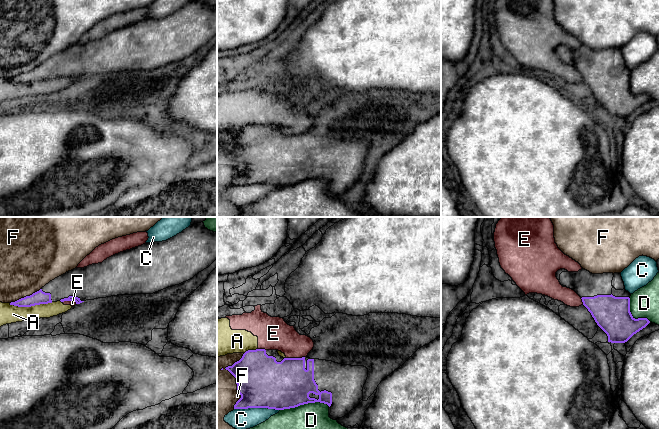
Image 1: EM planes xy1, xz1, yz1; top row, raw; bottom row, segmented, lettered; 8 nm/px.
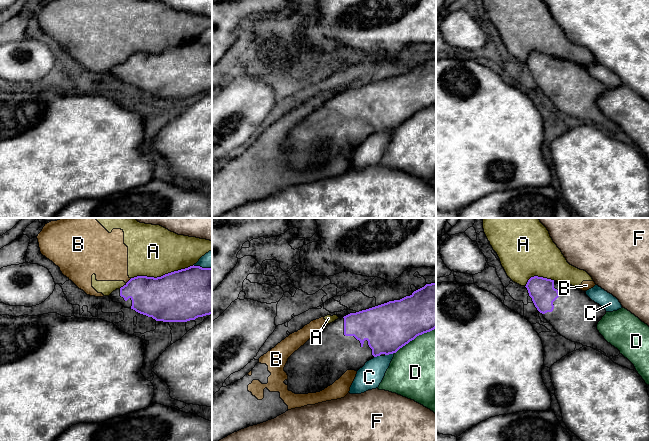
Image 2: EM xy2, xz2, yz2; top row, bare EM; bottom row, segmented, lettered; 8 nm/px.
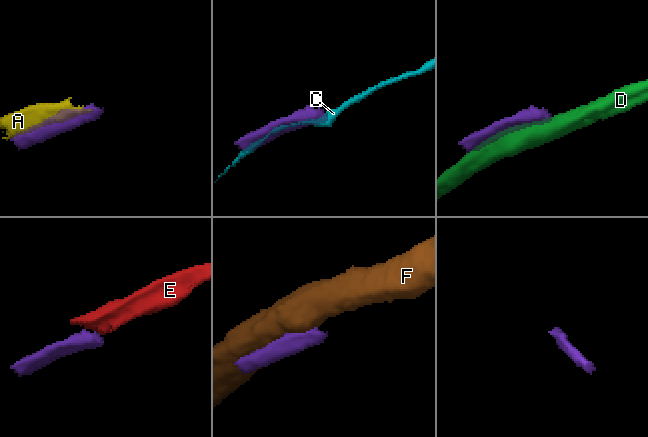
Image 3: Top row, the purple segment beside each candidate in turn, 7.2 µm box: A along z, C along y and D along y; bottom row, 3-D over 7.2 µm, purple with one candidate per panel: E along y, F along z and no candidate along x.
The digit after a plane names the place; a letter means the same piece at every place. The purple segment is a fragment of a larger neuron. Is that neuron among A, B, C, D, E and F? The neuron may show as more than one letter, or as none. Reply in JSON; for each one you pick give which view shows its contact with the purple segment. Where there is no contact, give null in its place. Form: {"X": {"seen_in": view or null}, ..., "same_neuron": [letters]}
{"same_neuron": []}

